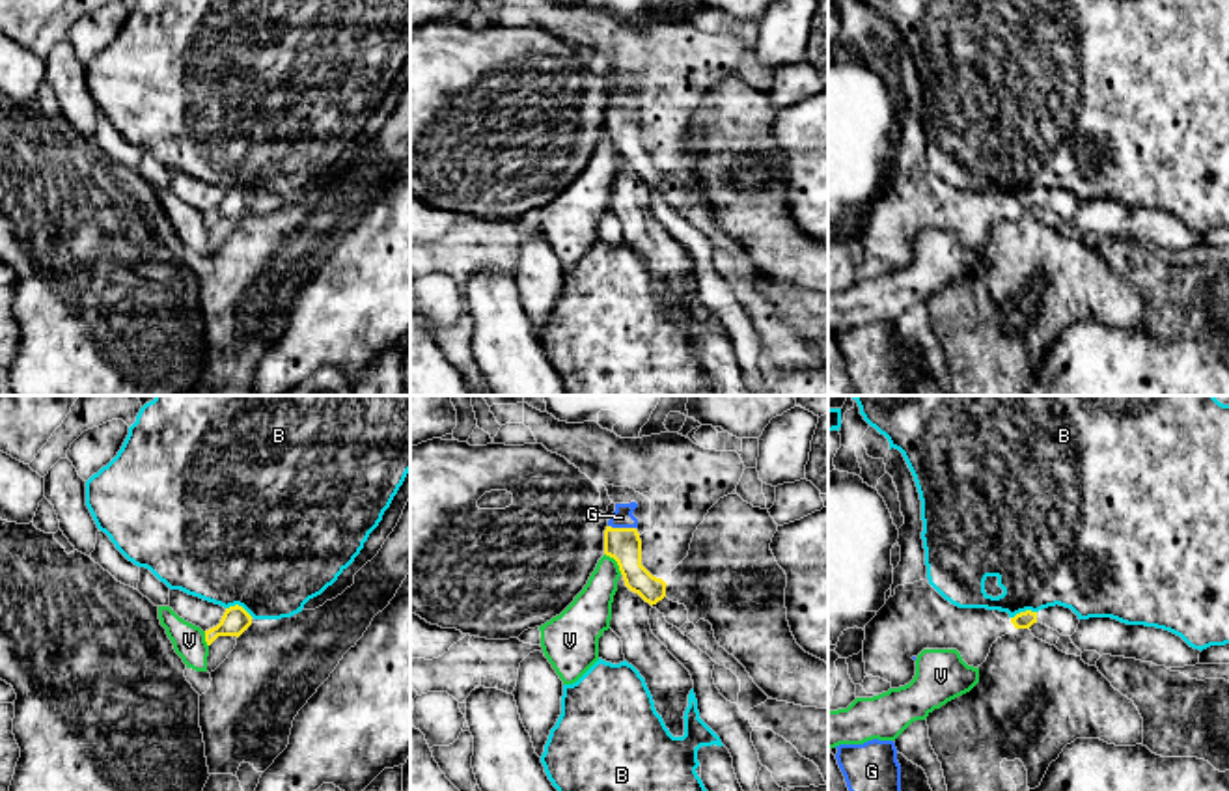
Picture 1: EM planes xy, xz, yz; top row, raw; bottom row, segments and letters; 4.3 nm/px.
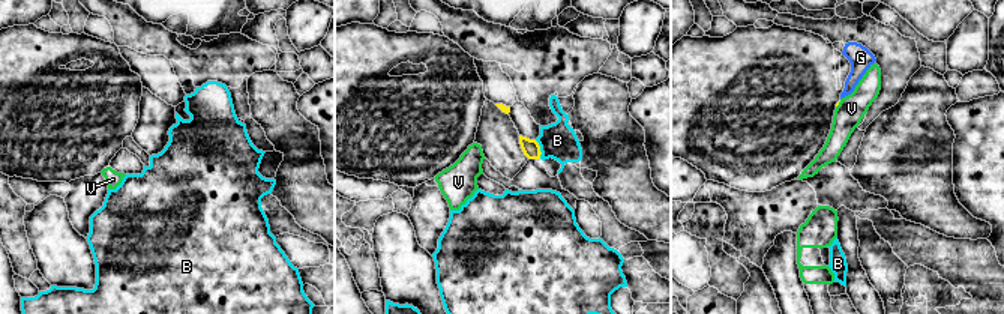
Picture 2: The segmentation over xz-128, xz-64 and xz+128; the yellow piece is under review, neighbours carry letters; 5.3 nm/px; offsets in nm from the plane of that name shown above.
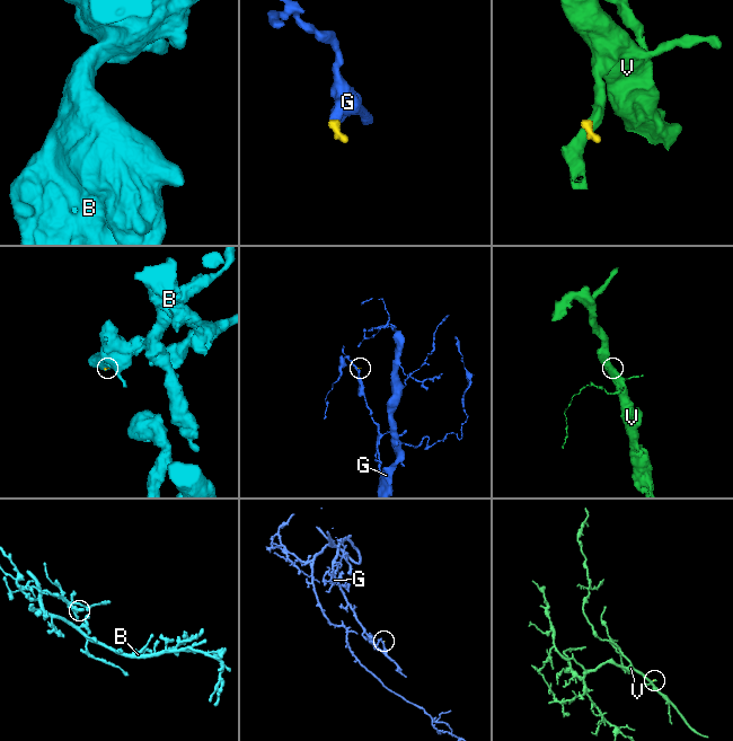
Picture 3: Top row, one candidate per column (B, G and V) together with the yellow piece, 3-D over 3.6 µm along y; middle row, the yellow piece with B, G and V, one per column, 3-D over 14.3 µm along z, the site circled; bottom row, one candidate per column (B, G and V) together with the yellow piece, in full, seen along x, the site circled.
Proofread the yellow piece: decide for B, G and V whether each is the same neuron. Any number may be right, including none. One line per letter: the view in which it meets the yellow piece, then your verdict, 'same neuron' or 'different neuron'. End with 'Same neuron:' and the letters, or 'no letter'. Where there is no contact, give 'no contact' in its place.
B: xy | different neuron
G: xz | same neuron
V: xz | different neuron
Same neuron: G

